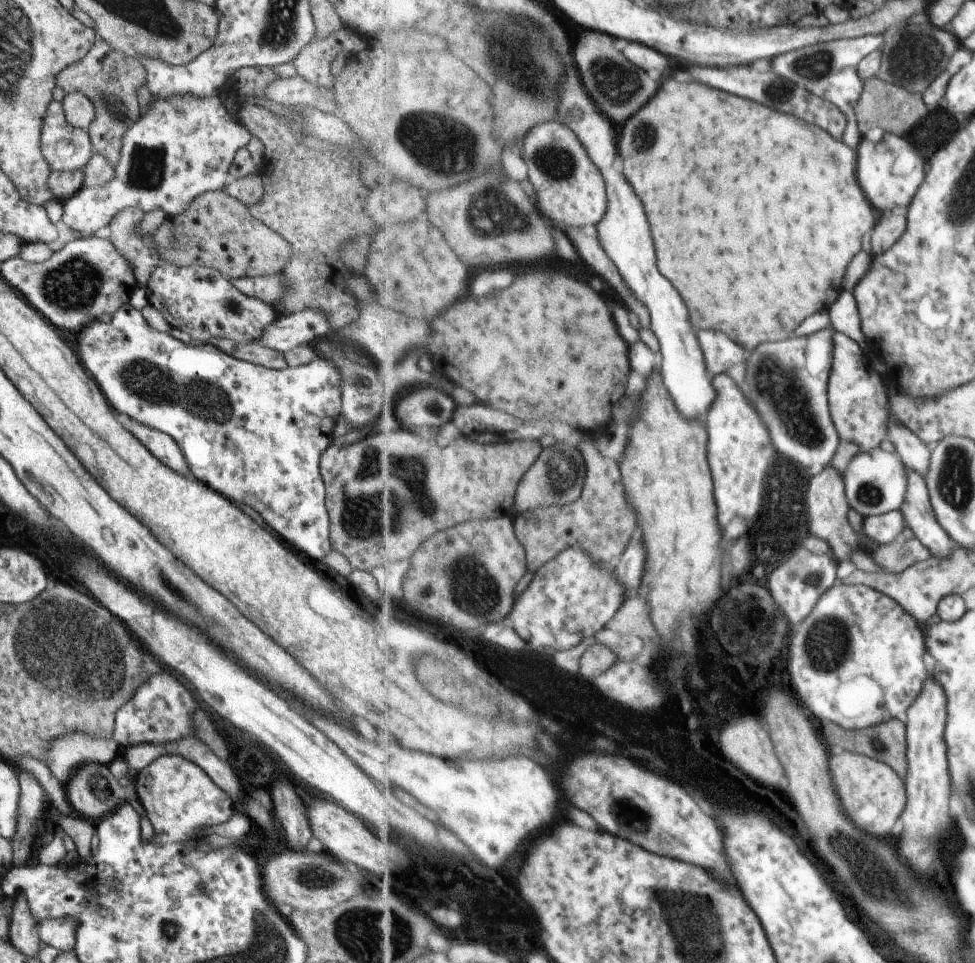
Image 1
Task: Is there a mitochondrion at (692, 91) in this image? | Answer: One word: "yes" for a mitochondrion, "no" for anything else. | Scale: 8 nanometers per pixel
no

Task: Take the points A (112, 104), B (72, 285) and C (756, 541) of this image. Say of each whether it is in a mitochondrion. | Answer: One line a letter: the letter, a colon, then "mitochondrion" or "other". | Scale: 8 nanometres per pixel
A: mitochondrion
B: mitochondrion
C: mitochondrion

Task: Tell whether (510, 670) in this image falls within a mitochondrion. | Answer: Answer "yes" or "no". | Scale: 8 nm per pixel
yes

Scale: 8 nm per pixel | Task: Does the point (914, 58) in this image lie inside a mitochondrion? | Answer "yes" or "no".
yes

